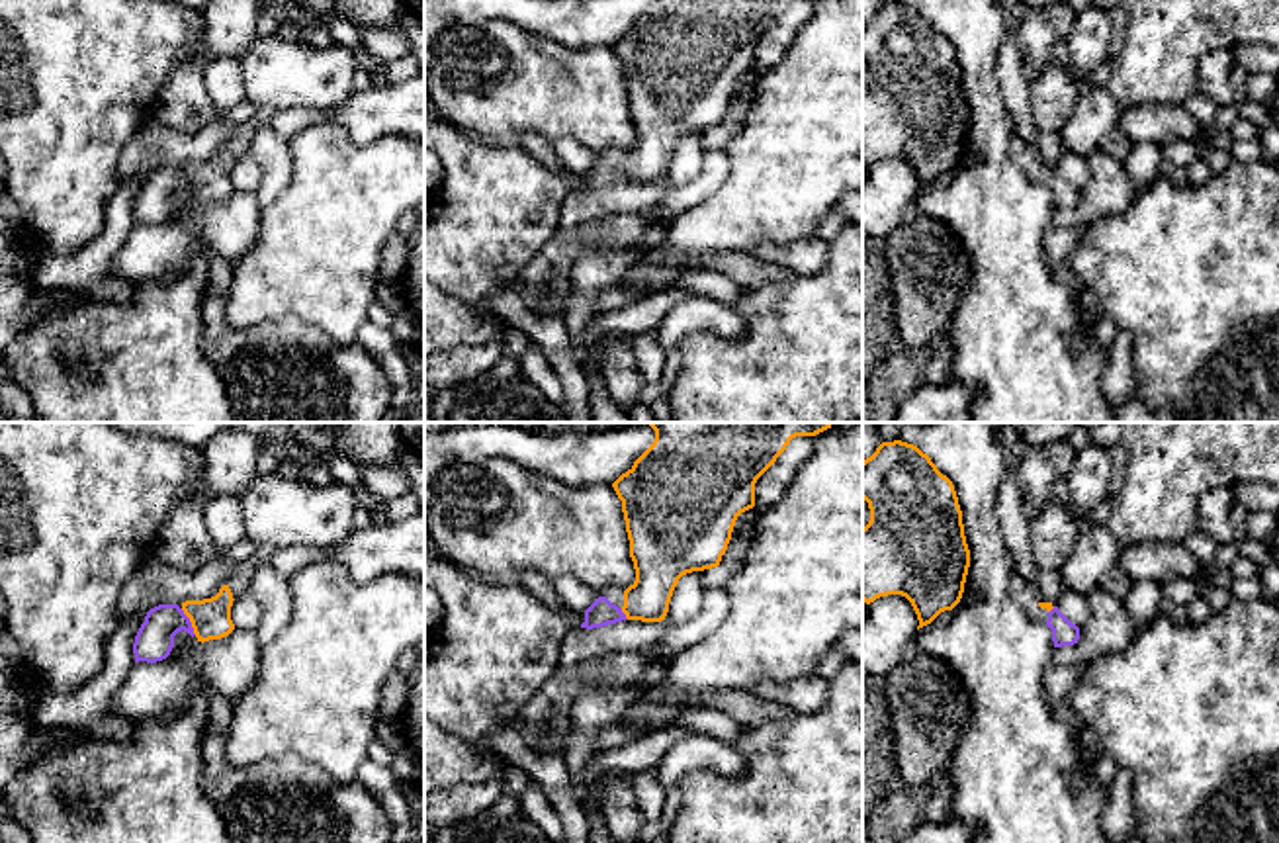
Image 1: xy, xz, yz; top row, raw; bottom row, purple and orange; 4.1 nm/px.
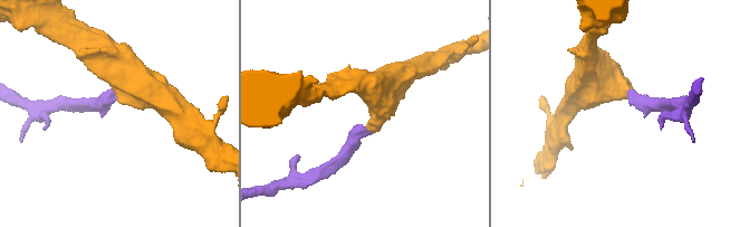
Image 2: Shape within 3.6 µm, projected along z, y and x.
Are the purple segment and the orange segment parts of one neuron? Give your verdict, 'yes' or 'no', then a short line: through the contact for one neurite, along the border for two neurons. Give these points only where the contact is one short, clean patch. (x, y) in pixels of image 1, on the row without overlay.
yes; line xy (155, 200), (171, 184), (190, 184), (210, 180)

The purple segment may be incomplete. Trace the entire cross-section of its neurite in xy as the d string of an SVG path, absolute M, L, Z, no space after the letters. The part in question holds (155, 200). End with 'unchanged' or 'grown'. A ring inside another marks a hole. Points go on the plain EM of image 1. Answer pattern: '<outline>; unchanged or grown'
M223 147L211 160L151 170L135 198L135 223L156 225L166 221L174 209L174 198L182 192L201 205L229 198L235 192L233 162L229 147Z; grown

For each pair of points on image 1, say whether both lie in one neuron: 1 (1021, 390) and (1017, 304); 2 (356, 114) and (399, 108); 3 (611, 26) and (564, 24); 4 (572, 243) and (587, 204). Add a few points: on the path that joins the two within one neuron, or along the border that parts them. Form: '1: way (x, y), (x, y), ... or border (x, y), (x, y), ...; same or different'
1: way (1021, 368), (1017, 325); same
2: way (366, 114), (390, 110); same
3: way (599, 24), (575, 24); same
4: border (624, 212), (583, 220), (560, 229); different

